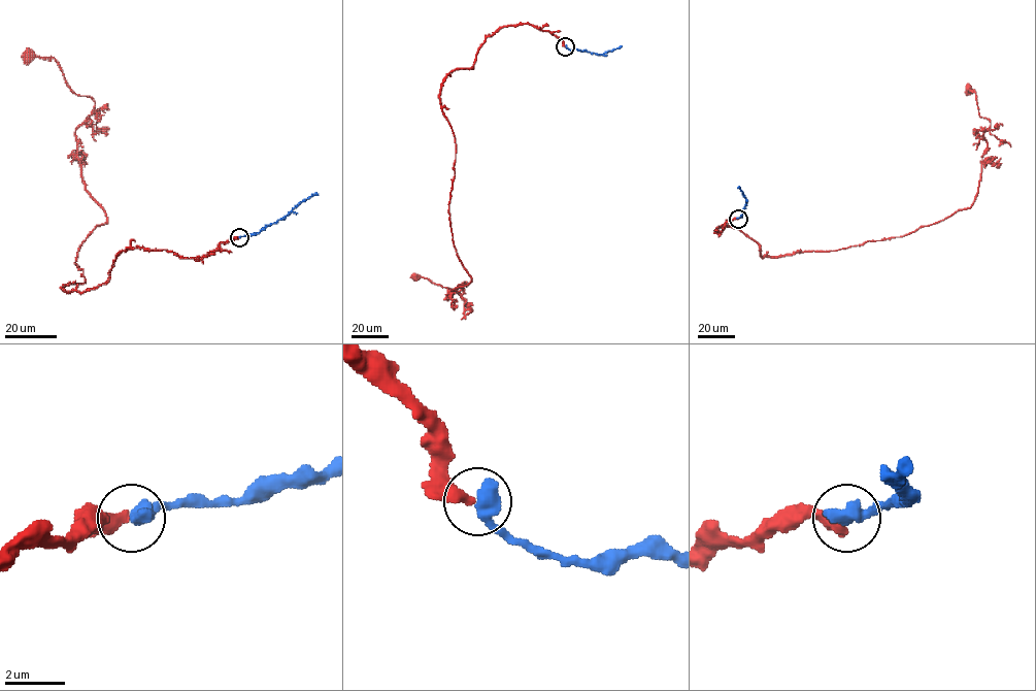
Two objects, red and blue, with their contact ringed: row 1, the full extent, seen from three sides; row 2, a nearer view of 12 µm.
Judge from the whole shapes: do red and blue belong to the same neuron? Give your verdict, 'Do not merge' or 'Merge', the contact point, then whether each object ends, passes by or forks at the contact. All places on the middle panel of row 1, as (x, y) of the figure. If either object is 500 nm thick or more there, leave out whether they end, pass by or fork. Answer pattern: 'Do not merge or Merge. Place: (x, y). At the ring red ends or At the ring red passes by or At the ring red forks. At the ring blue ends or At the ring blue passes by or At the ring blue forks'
Do not merge. Place: (565, 46)

